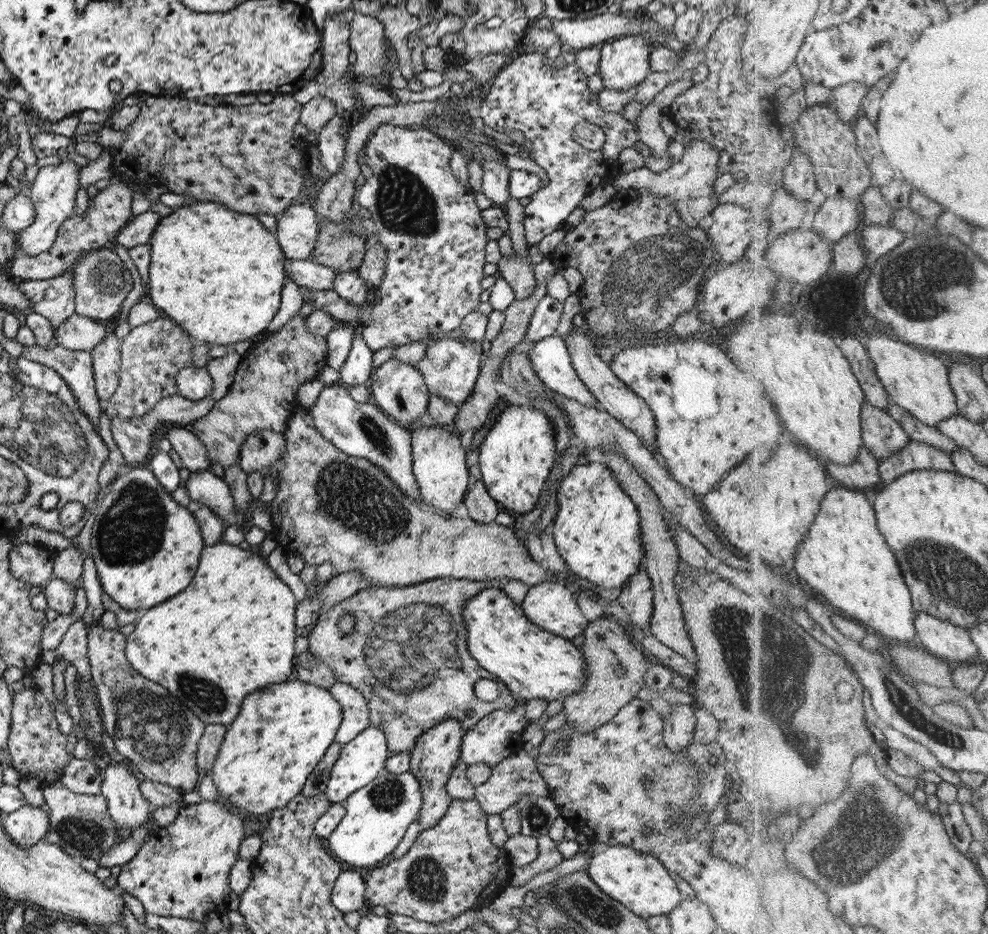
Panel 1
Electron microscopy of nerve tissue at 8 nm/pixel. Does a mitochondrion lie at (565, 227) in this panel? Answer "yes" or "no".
no

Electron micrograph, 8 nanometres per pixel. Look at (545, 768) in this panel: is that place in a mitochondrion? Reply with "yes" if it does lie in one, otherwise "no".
no

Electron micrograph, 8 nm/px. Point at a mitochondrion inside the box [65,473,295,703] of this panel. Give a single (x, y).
(131, 531)

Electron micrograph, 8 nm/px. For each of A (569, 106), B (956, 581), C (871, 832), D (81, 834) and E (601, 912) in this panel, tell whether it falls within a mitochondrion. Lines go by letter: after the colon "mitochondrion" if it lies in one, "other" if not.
A: other
B: mitochondrion
C: mitochondrion
D: mitochondrion
E: mitochondrion

